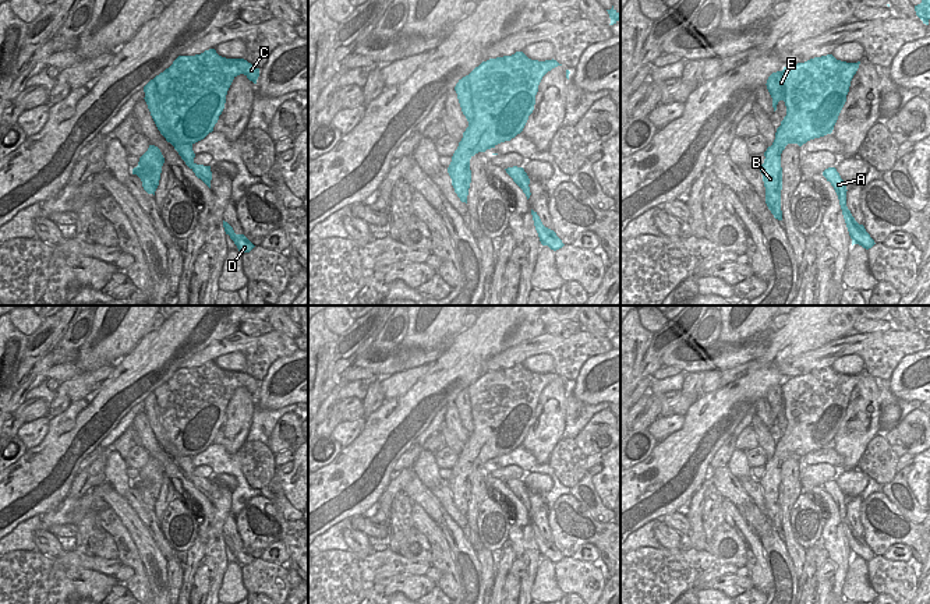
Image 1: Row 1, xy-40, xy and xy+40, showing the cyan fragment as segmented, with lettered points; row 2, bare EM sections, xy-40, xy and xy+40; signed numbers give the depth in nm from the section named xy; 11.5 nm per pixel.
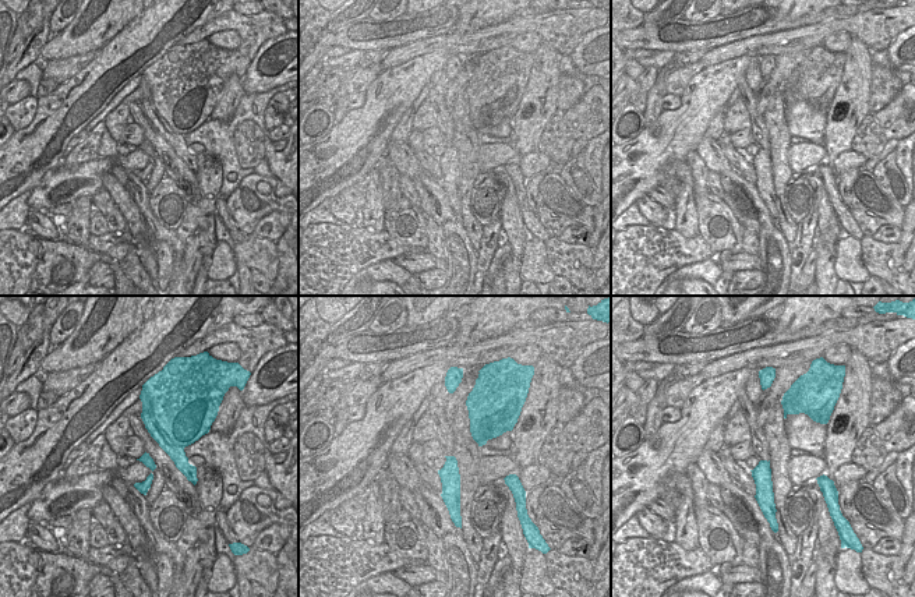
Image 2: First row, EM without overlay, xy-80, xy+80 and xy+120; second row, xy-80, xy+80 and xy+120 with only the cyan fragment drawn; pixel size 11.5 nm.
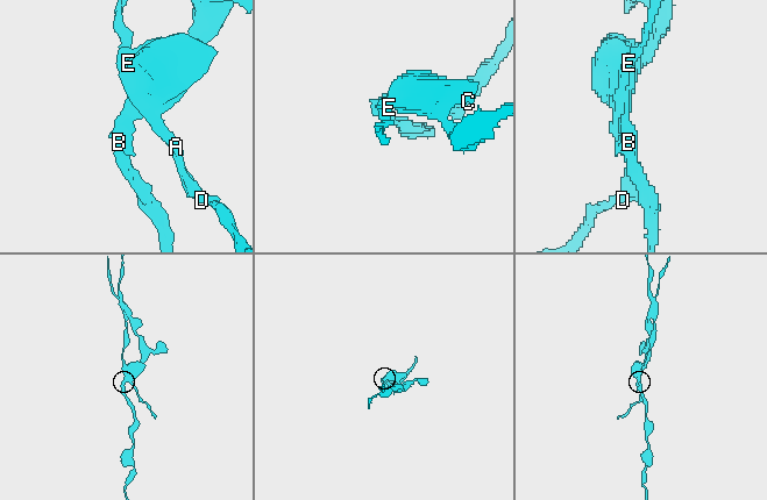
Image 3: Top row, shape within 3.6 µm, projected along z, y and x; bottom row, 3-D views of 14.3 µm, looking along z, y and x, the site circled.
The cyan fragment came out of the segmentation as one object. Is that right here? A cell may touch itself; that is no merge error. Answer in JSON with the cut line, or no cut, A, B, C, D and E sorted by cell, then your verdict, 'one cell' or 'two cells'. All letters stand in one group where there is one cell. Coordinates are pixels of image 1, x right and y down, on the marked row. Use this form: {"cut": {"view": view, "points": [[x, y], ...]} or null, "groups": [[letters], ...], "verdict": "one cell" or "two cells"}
{"cut": null, "groups": [["A", "B", "C", "D", "E"]], "verdict": "one cell"}

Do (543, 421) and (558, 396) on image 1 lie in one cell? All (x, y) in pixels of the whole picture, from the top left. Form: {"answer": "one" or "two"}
{"answer": "one"}

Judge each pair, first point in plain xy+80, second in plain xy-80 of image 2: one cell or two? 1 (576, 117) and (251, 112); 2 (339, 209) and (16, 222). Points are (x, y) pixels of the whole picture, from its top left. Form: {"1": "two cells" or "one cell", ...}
{"1": "two cells", "2": "two cells"}

